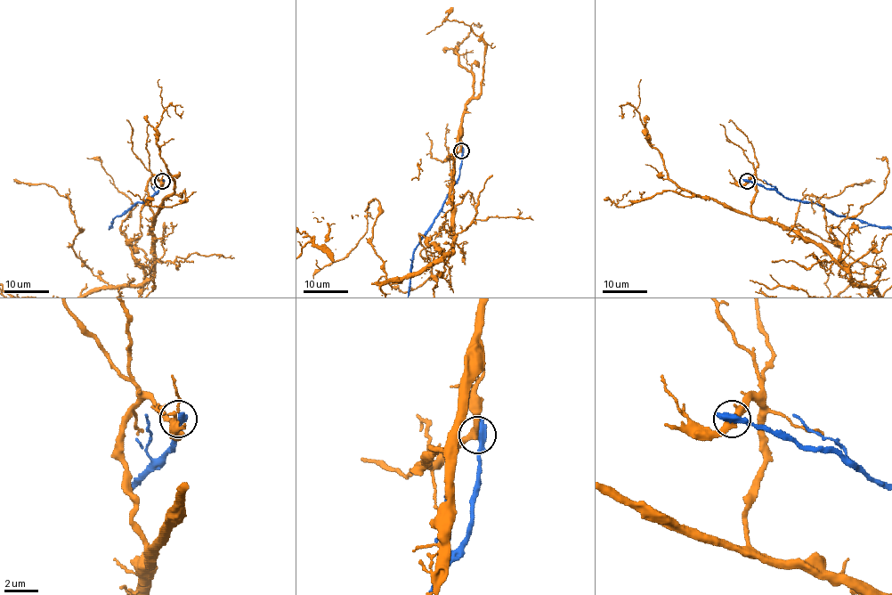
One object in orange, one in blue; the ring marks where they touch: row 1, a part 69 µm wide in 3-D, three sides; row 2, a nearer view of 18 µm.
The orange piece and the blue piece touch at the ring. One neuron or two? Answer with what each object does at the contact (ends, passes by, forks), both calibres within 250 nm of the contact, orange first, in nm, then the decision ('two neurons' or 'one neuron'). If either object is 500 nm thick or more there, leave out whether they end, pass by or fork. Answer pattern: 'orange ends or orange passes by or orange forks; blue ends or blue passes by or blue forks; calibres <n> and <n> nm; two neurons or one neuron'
calibres 360 and 500 nm; two neurons

